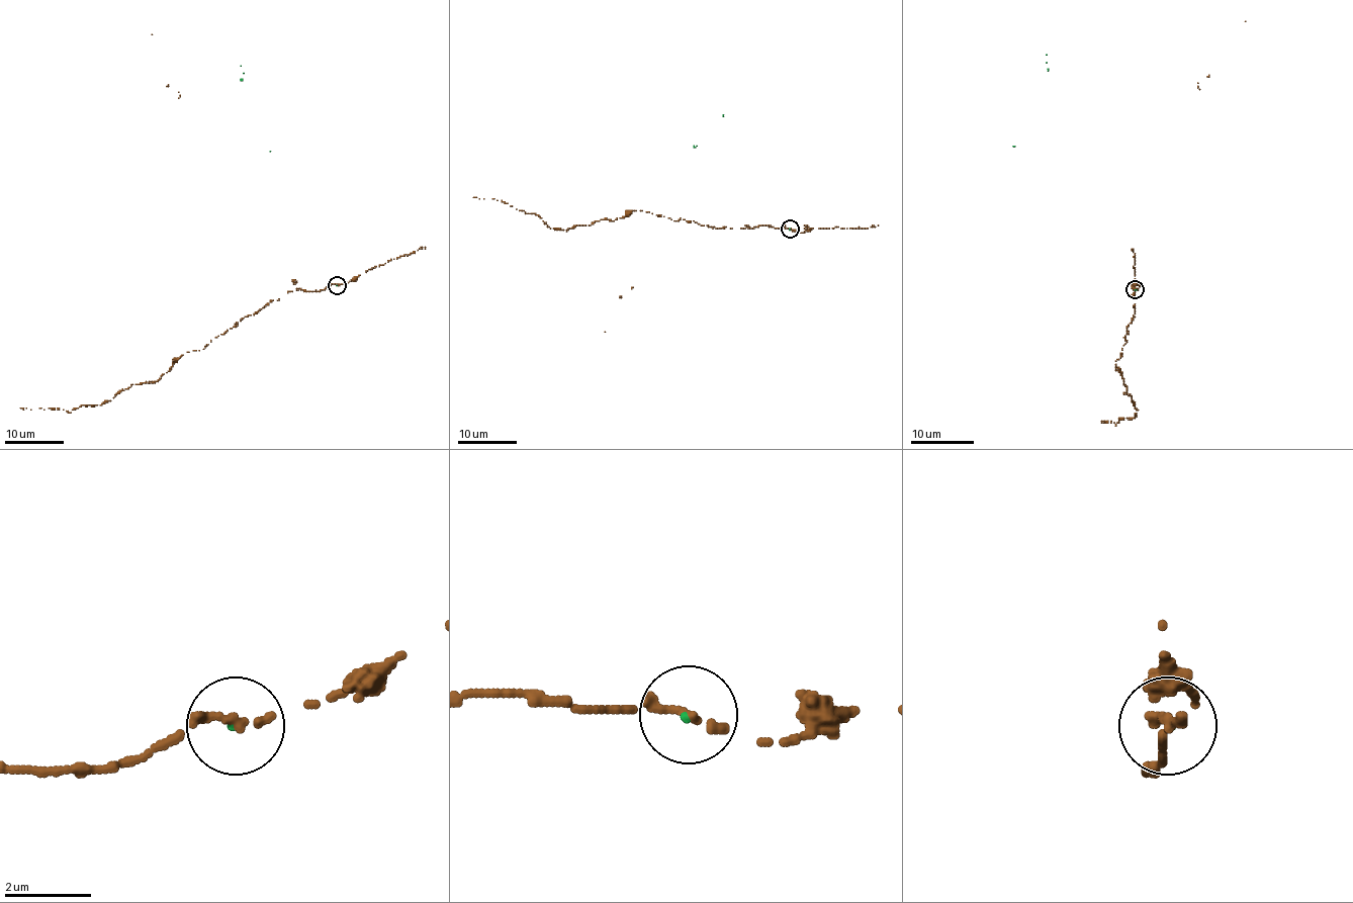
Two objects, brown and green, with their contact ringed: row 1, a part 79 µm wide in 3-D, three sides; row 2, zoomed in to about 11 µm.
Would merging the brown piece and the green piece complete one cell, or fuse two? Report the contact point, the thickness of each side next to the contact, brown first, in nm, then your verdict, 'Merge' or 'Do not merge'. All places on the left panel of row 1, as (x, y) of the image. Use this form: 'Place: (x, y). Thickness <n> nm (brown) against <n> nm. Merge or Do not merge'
Place: (337, 285). Thickness 280 nm (brown) against 70 nm. Merge

